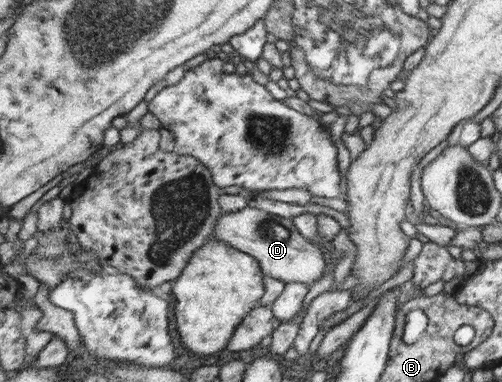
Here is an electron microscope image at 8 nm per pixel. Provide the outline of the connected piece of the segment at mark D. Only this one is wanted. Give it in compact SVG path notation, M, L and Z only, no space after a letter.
M246 206L234 212L222 213L213 228L211 239L222 241L253 256L264 270L264 275L270 275L286 284L300 282L311 285L324 273L326 263L323 251L299 233L292 218L270 215L264 210Z

